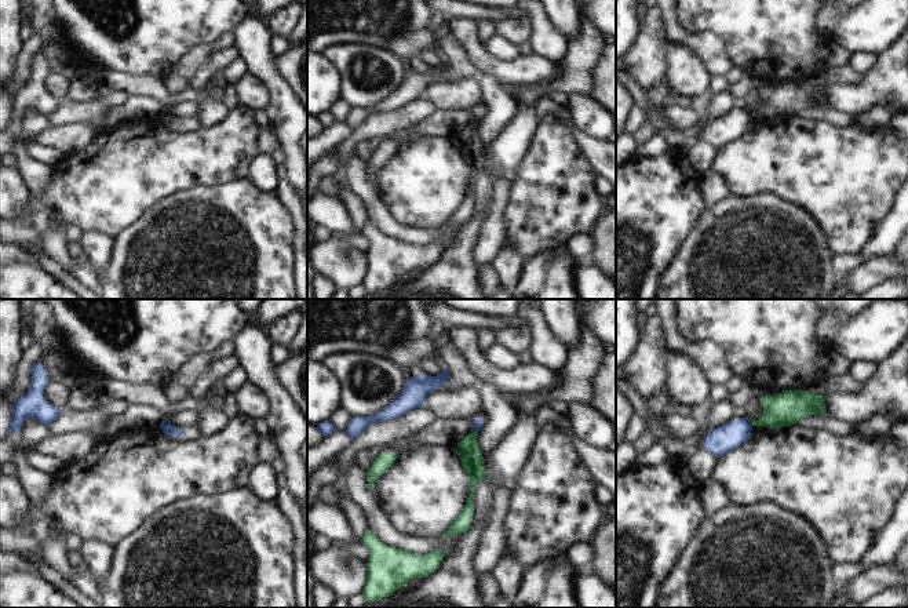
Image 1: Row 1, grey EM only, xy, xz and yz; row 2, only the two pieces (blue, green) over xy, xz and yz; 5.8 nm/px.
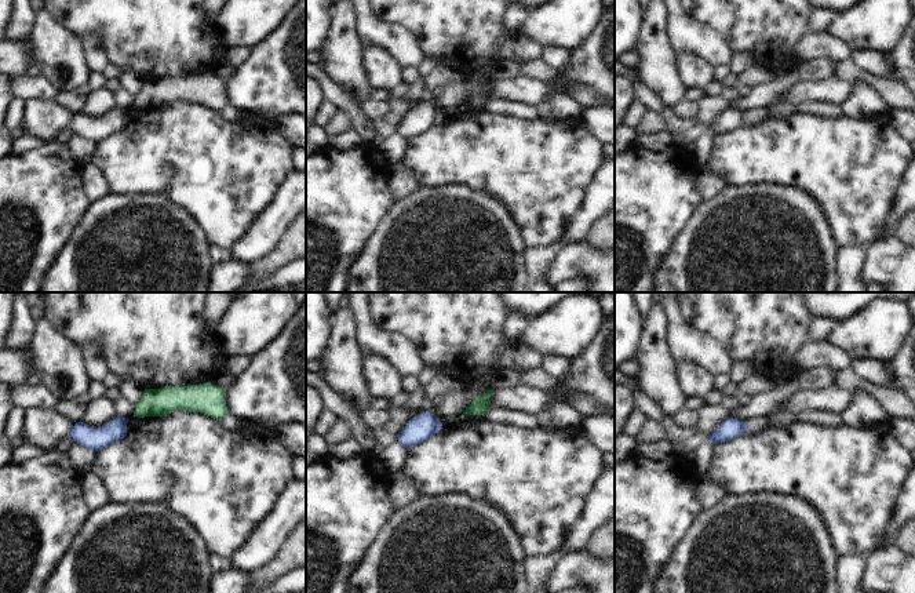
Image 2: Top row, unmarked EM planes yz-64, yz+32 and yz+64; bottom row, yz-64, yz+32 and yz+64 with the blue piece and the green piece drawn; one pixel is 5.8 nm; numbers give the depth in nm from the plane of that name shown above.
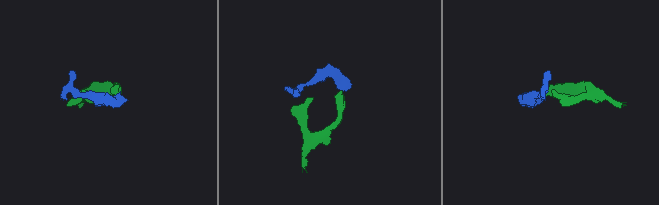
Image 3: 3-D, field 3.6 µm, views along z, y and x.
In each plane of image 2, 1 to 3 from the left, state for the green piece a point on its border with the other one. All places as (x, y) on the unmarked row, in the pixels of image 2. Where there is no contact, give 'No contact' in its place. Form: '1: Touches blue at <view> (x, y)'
1: No contact
2: No contact
3: No contact

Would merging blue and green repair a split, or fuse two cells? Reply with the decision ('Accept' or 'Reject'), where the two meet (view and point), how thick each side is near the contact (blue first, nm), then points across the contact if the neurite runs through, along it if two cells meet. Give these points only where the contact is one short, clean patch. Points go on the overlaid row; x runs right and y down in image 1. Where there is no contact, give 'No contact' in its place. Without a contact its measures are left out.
Reject. Touches blue at yz (750, 422). Thickness 160 nm (blue) against 200 nm. Boundary: yz (748, 419), (752, 425)

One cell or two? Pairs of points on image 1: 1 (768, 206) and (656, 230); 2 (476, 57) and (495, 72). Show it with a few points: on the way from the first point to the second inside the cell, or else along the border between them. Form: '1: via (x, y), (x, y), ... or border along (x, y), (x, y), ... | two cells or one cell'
1: border along (707, 208), (678, 250) | two cells
2: via (480, 59), (491, 68) | one cell

